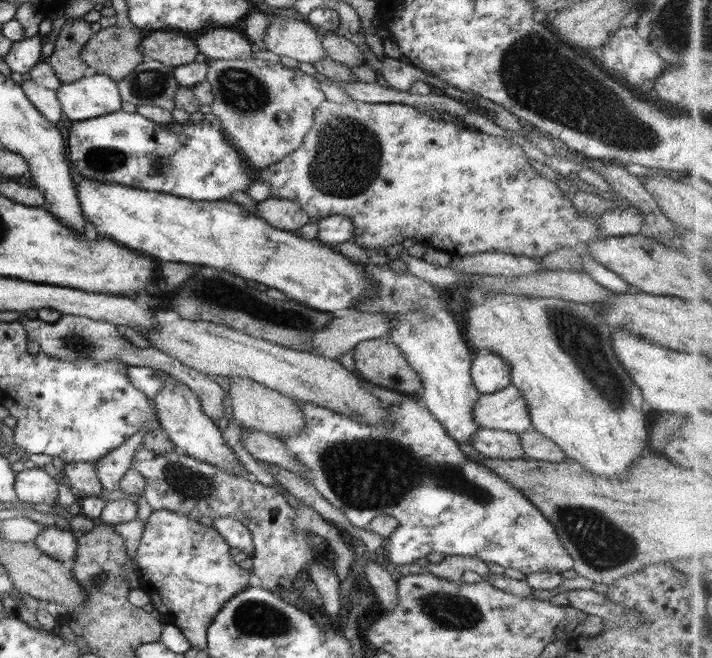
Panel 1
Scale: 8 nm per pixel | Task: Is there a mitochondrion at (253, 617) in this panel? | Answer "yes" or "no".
yes

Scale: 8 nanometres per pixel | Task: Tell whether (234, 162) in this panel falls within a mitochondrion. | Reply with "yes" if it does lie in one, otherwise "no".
no

